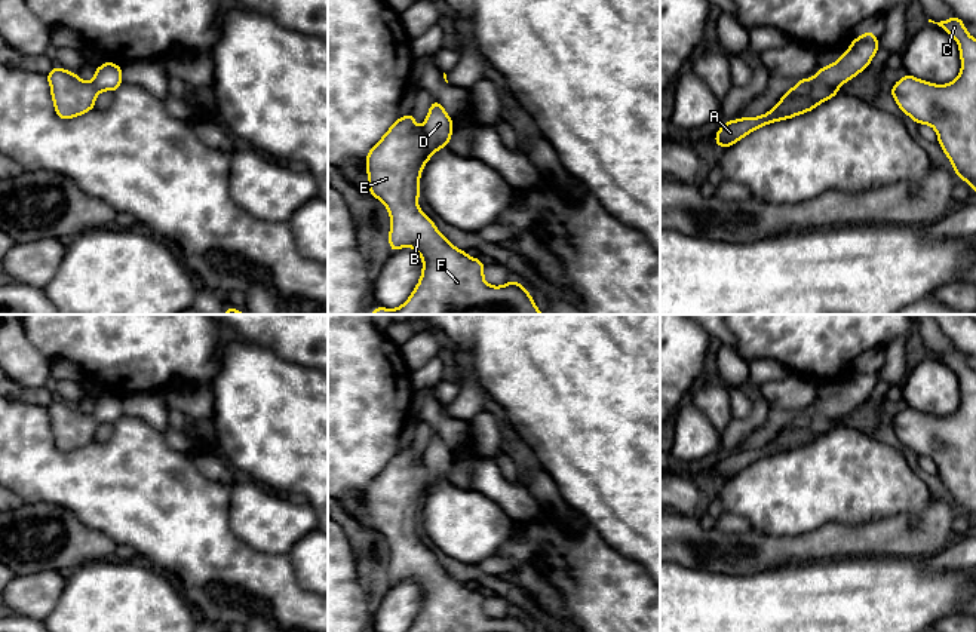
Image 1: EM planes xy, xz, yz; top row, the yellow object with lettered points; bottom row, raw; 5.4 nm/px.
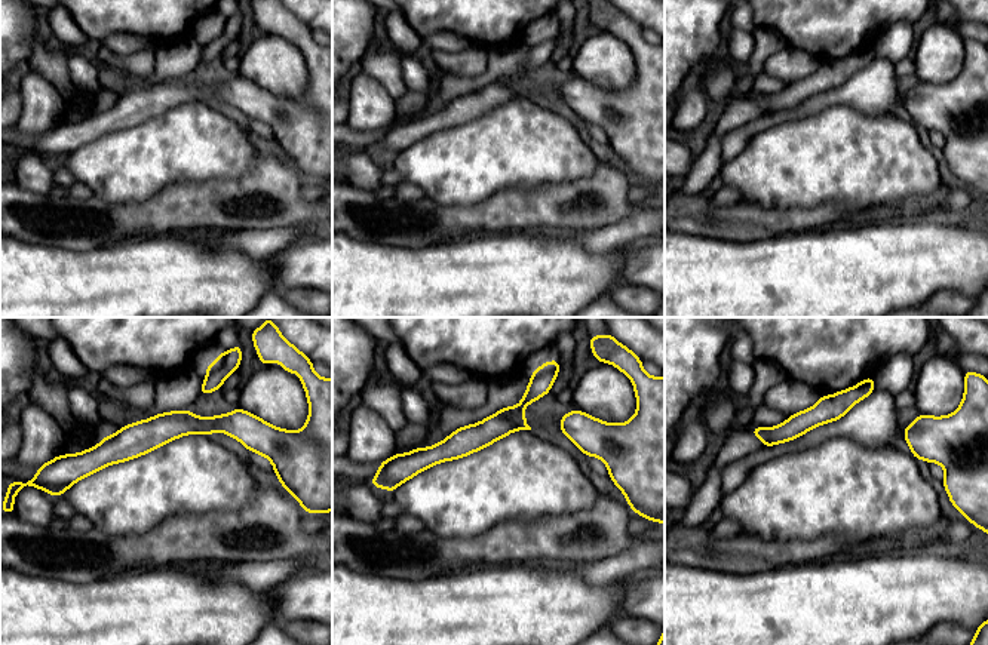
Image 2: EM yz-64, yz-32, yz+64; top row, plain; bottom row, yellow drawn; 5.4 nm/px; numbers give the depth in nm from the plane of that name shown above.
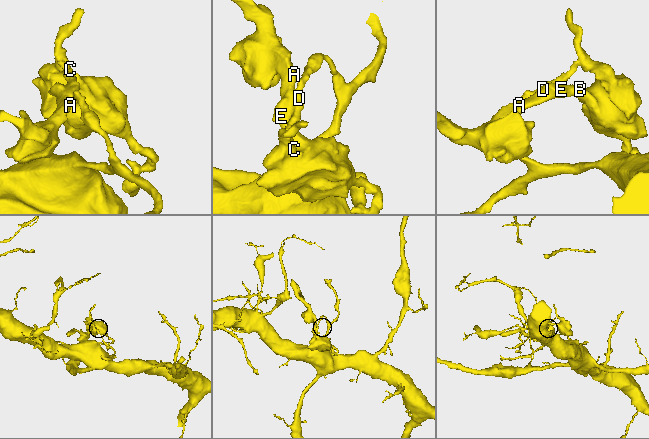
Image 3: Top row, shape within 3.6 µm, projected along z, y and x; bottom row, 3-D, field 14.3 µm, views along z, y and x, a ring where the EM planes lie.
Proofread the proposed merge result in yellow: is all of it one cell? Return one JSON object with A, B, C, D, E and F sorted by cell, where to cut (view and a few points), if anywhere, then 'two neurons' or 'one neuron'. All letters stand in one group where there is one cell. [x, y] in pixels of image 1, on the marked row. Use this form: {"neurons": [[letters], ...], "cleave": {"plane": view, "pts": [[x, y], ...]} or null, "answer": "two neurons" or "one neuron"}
{"neurons": [["A", "B", "C", "E", "F"], ["D"]], "cleave": {"plane": "yz", "pts": [[837, 86], [815, 85], [806, 92], [782, 98]]}, "answer": "two neurons"}

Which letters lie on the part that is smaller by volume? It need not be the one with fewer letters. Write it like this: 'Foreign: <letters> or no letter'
Foreign: A, B, C, E, F

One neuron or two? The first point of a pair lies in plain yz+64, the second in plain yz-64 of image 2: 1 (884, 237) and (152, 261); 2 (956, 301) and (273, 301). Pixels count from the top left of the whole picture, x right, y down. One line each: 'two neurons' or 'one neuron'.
1: one neuron
2: two neurons

